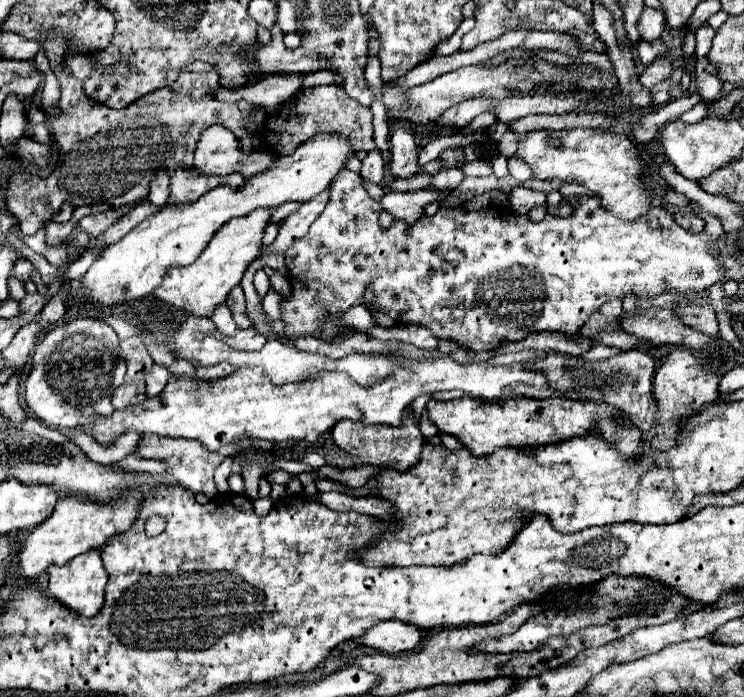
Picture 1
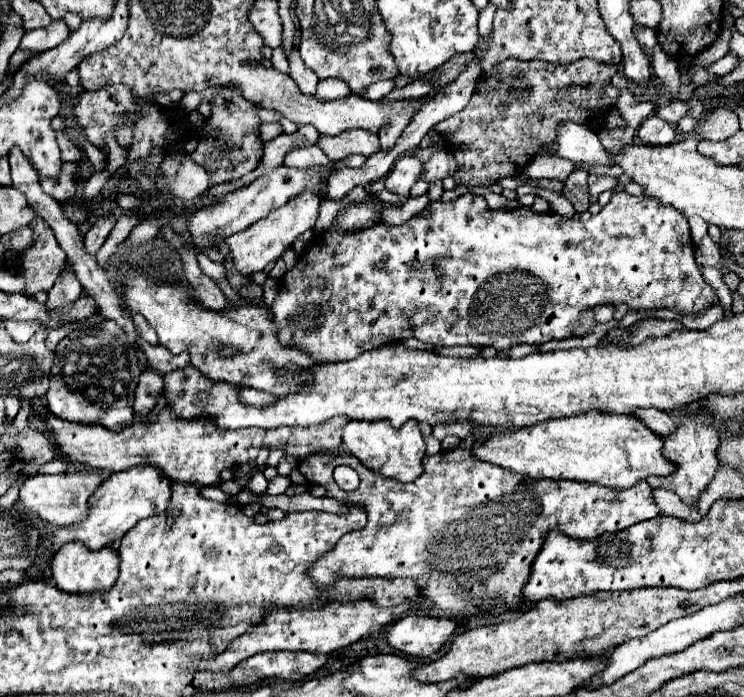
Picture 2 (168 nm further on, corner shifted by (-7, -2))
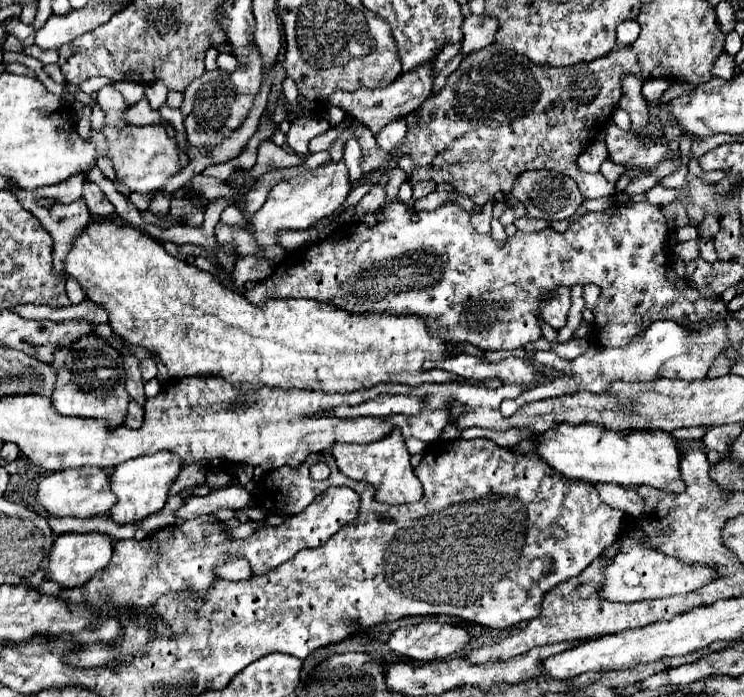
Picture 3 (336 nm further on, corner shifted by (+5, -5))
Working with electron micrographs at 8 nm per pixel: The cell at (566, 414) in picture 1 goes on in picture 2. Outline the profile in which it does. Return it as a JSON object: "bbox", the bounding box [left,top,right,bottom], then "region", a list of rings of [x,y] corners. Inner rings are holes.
{"bbox":[474,412,676,488],"region":[[[588,412],[580,416],[560,418],[560,420],[546,420],[530,428],[498,428],[498,434],[478,442],[474,454],[478,460],[508,468],[522,476],[530,478],[566,478],[566,480],[580,480],[580,482],[596,482],[610,488],[630,488],[648,476],[668,476],[676,466],[662,456],[662,436],[652,432],[640,420],[634,420],[624,414],[604,414],[604,412]]]}

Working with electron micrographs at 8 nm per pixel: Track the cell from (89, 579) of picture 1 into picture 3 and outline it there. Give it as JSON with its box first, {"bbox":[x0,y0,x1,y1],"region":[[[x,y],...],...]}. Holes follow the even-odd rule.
{"bbox":[48,533,112,589],"region":[[[64,533],[52,545],[50,561],[48,561],[48,577],[64,589],[80,587],[108,565],[110,555],[112,555],[112,541],[108,535],[102,535],[102,533]]]}

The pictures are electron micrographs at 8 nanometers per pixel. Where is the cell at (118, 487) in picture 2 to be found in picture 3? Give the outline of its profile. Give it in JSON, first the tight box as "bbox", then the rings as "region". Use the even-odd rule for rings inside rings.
{"bbox":[108,453,180,525],"region":[[[156,453],[152,457],[138,457],[118,465],[110,475],[110,489],[116,495],[116,503],[108,511],[116,525],[138,523],[152,513],[158,513],[168,499],[168,489],[180,473],[180,459],[174,453]]]}

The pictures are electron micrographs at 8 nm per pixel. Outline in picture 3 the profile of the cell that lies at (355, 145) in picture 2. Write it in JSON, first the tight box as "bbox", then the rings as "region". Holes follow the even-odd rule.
{"bbox":[376,117,408,151],"region":[[[402,117],[400,121],[392,121],[392,123],[388,123],[386,129],[382,129],[382,131],[376,135],[378,147],[380,147],[382,151],[390,151],[390,149],[394,149],[400,141],[404,141],[406,131],[408,131],[408,129],[406,129],[406,121],[404,121],[404,117]]]}

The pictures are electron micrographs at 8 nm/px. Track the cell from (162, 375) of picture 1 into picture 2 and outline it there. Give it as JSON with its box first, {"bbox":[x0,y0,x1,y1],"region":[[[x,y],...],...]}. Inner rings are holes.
{"bbox":[134,370,164,416],"region":[[[146,370],[140,376],[136,394],[134,394],[134,414],[146,416],[158,402],[158,392],[164,386],[162,376],[154,370]]]}

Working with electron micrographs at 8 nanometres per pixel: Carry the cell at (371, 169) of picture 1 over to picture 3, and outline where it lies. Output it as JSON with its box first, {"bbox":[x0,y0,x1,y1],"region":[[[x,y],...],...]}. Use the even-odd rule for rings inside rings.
{"bbox":[326,63,432,135],"region":[[[432,63],[428,65],[420,65],[420,69],[412,69],[412,73],[402,73],[398,75],[398,79],[394,83],[390,83],[388,87],[384,89],[358,89],[358,91],[334,91],[326,105],[330,107],[342,107],[346,113],[350,113],[354,119],[362,121],[374,135],[378,135],[378,131],[390,123],[390,121],[396,121],[400,117],[406,117],[408,113],[416,111],[428,97],[430,97],[430,91],[432,91]]]}

